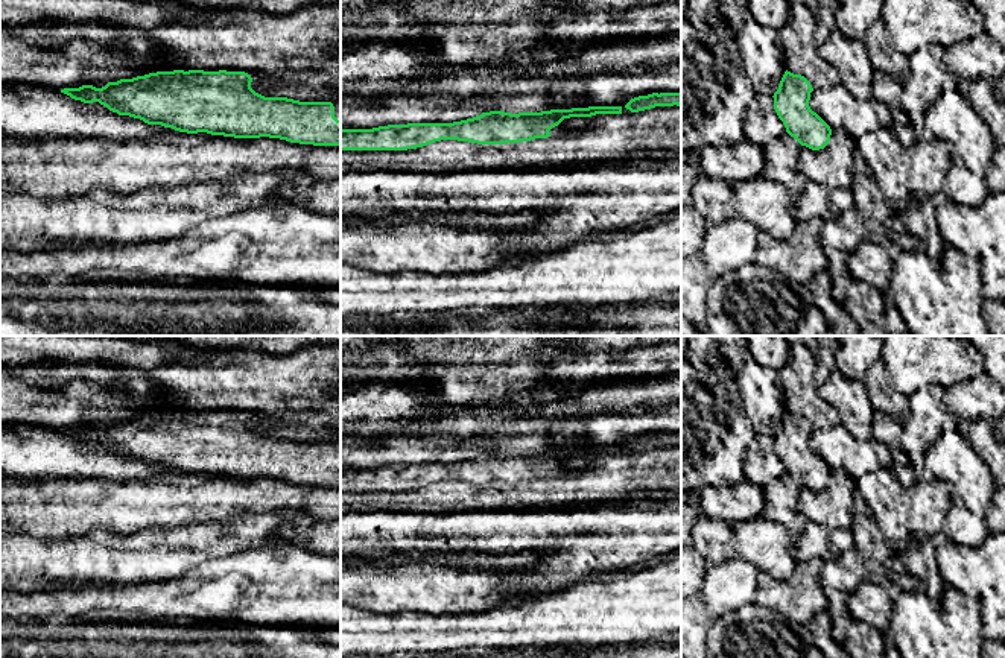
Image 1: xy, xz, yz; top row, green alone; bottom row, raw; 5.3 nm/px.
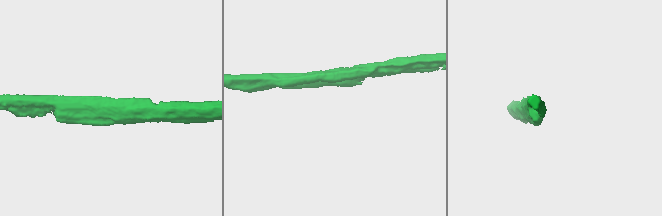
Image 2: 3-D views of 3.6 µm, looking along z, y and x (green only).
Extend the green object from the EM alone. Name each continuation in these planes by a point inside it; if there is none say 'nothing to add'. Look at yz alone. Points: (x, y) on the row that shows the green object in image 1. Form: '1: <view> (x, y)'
nothing to add

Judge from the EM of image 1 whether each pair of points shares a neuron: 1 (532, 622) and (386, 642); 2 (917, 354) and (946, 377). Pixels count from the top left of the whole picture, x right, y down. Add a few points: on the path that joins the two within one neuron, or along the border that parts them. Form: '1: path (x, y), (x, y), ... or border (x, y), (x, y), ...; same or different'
1: path (496, 629), (476, 634), (423, 634); same
2: path (925, 356), (938, 370); same

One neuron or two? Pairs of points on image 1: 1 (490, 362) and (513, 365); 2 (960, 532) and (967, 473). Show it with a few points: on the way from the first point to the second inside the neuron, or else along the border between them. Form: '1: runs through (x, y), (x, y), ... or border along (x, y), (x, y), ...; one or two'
1: runs through (496, 362), (507, 362); one
2: runs through (970, 517), (975, 512), (972, 508), (972, 488); one

